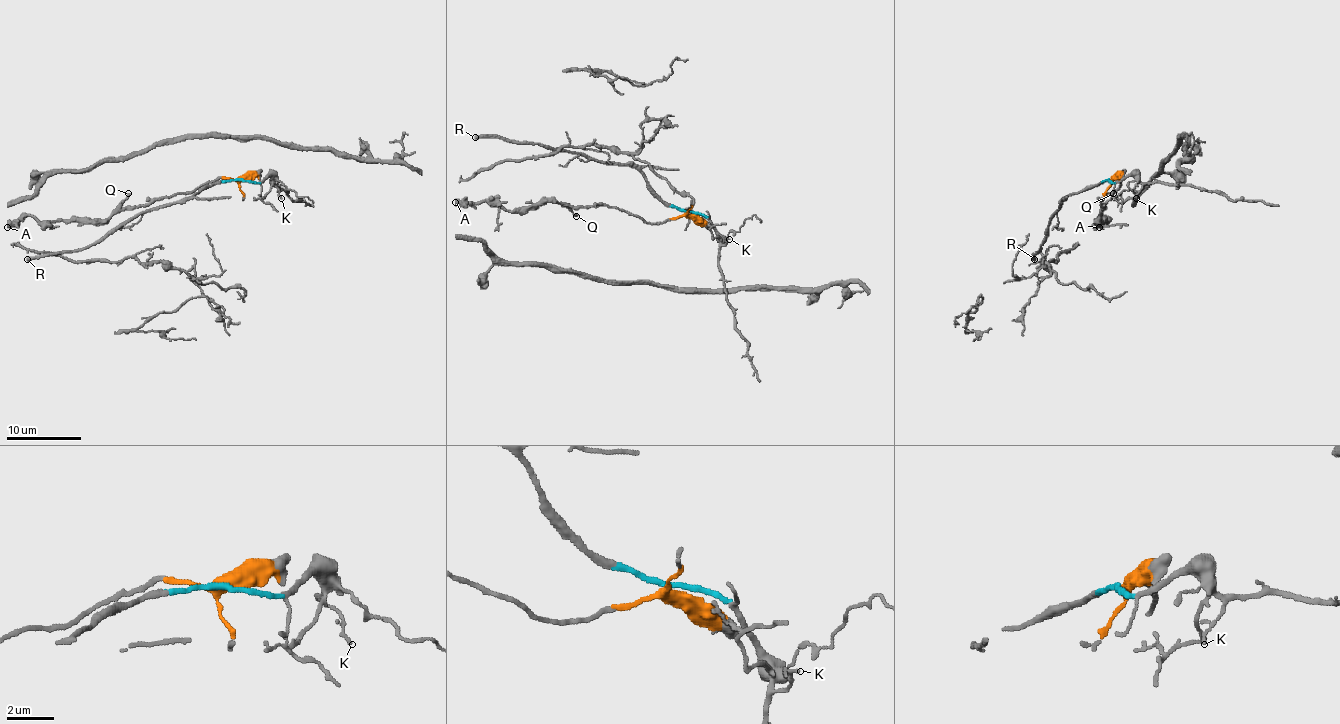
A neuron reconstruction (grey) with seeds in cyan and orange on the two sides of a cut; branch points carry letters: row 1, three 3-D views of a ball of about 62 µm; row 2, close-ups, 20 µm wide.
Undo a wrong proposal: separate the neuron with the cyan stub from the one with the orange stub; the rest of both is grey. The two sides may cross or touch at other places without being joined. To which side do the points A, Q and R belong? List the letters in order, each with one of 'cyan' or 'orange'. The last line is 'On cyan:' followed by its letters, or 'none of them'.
A: orange
Q: orange
R: cyan
On cyan: R

